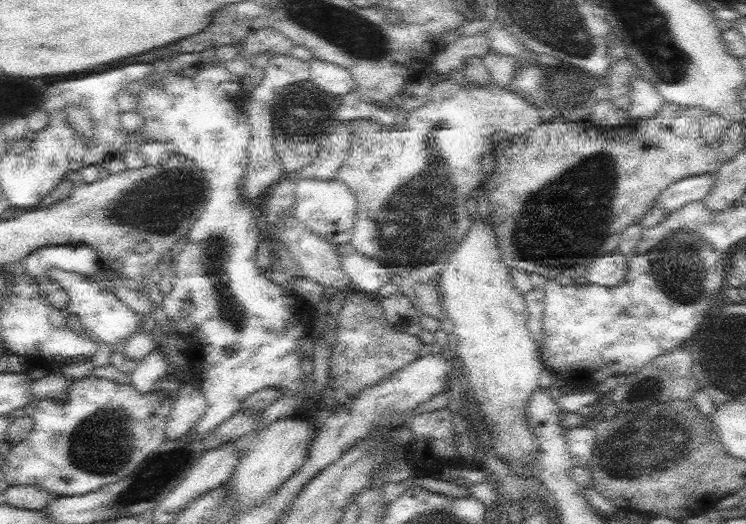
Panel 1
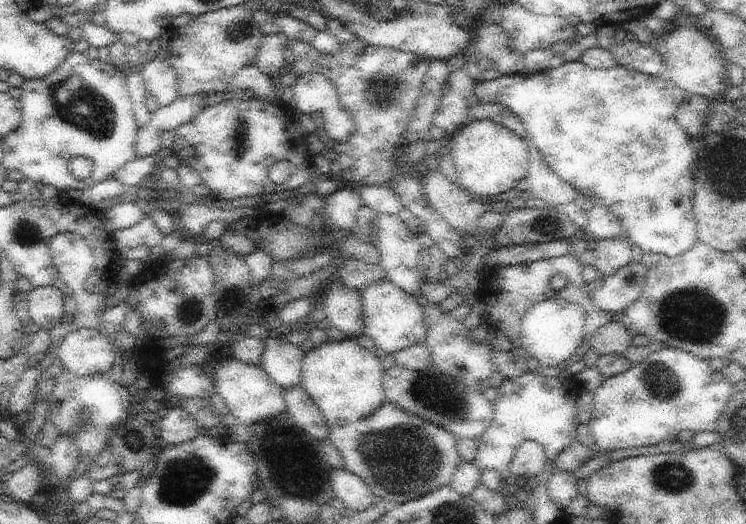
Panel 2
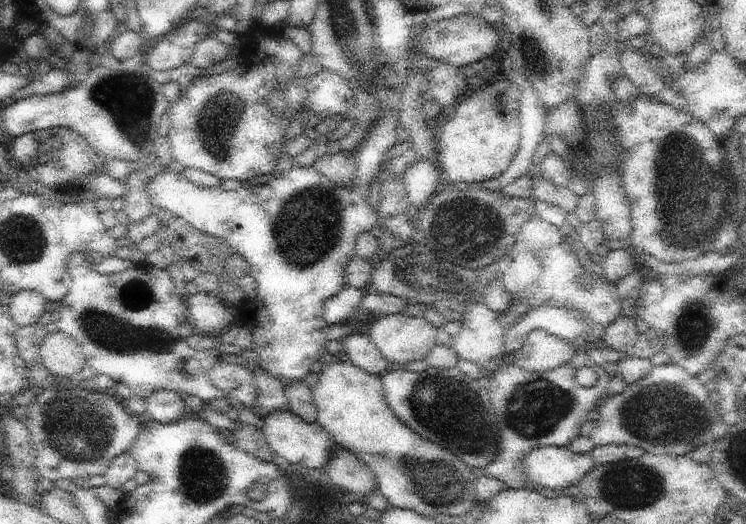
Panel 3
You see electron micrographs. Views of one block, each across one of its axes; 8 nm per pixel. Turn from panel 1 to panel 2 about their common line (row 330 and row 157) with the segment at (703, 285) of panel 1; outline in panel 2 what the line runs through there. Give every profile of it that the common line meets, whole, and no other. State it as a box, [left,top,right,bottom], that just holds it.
[473,62,699,258]

